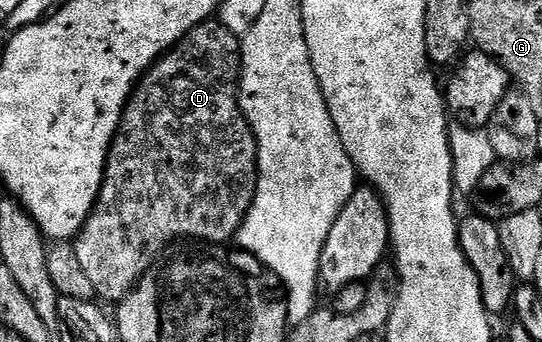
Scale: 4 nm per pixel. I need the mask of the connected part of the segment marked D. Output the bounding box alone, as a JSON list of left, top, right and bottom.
[72,19,257,303]

